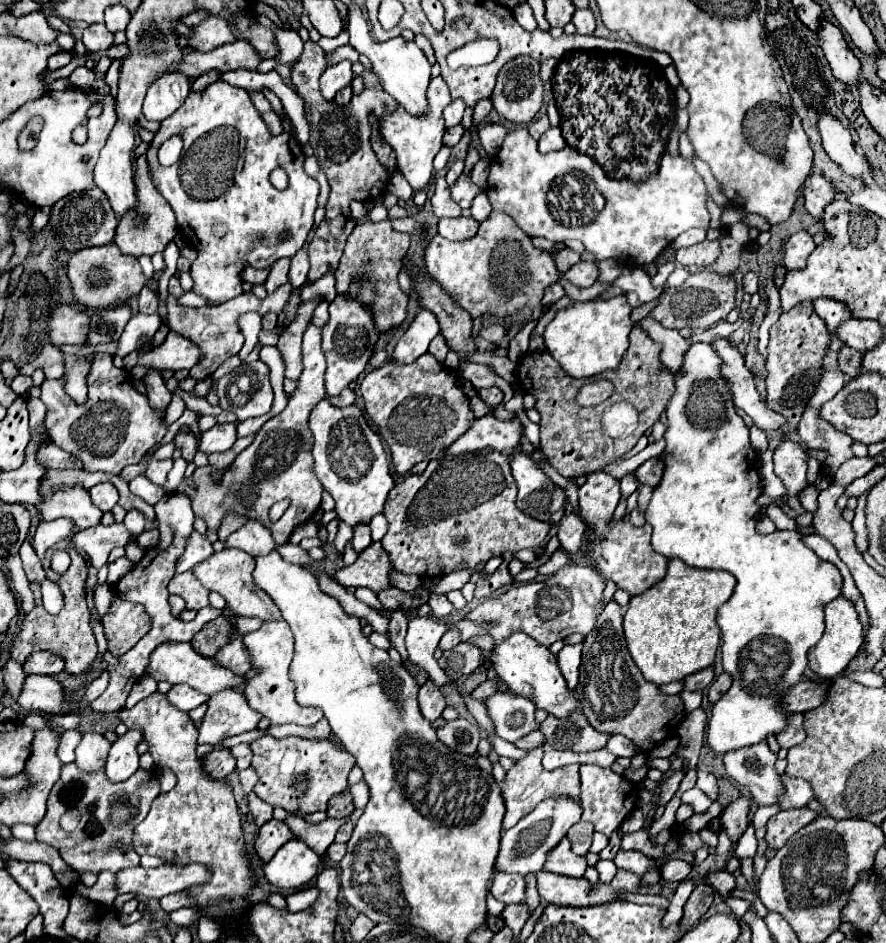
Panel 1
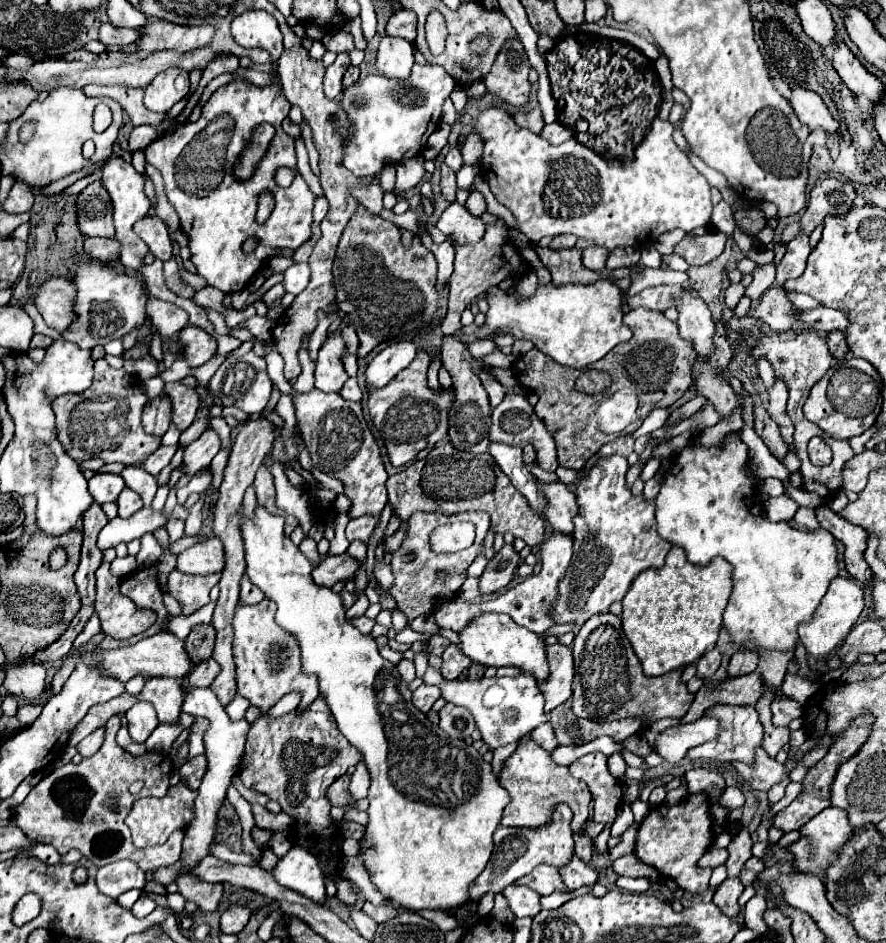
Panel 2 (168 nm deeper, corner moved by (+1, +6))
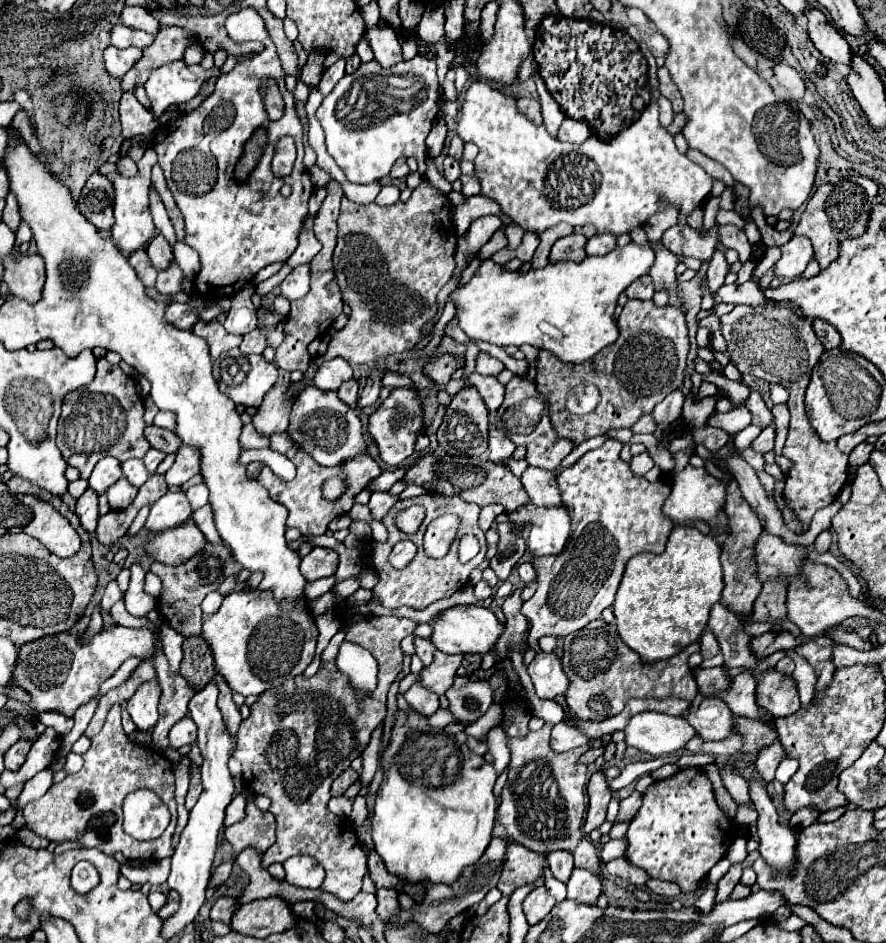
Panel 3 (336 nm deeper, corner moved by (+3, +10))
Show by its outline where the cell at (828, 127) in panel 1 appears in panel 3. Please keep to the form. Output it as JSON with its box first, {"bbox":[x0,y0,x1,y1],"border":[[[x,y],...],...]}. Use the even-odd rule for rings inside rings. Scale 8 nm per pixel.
{"bbox":[773,63,805,101],"border":[[[777,63],[777,65],[773,67],[773,73],[775,73],[779,85],[789,91],[789,97],[791,97],[793,101],[803,99],[803,95],[805,95],[805,83],[803,83],[801,75],[799,75],[793,67],[789,67],[789,65],[785,65],[785,63]]]}

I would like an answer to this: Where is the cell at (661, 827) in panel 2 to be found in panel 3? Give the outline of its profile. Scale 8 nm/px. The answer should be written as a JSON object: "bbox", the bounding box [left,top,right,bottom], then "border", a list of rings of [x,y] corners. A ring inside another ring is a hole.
{"bbox":[625,767,735,893],"border":[[[685,767],[685,769],[679,769],[675,775],[671,775],[669,779],[655,781],[653,785],[647,787],[647,791],[643,793],[643,805],[637,811],[637,815],[633,817],[633,821],[629,823],[629,831],[627,831],[629,847],[625,851],[625,857],[631,861],[631,865],[645,869],[649,873],[649,877],[677,883],[681,887],[681,891],[687,893],[687,891],[695,891],[699,887],[701,879],[709,873],[709,869],[719,859],[725,857],[733,839],[735,839],[735,825],[719,809],[715,795],[713,795],[711,781],[705,775],[705,769],[703,767]]]}

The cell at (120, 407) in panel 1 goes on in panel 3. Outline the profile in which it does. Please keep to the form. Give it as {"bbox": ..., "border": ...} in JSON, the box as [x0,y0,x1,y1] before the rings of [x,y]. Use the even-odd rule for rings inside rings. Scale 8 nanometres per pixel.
{"bbox":[57,359,149,479],"border":[[[99,359],[93,383],[71,391],[63,401],[63,411],[57,429],[57,447],[65,461],[79,469],[81,479],[87,479],[95,463],[107,455],[127,461],[131,457],[145,457],[149,443],[143,435],[143,399],[137,395],[135,381],[127,377],[119,365]]]}

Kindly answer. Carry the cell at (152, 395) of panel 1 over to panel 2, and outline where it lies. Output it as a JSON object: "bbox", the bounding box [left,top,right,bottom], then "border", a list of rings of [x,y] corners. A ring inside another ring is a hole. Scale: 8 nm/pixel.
{"bbox":[143,395,173,437],"border":[[[163,395],[163,397],[151,399],[143,409],[143,427],[145,427],[145,431],[151,433],[151,435],[161,437],[169,429],[171,409],[173,409],[171,397]]]}

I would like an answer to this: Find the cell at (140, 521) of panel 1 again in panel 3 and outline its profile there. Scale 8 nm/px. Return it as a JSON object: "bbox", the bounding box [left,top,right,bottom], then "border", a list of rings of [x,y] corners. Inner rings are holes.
{"bbox":[105,477,137,511],"border":[[[121,477],[117,483],[113,483],[107,491],[105,491],[107,499],[109,499],[109,507],[113,511],[121,511],[125,507],[129,507],[137,495],[137,489],[133,485],[129,485],[129,481],[125,477]]]}

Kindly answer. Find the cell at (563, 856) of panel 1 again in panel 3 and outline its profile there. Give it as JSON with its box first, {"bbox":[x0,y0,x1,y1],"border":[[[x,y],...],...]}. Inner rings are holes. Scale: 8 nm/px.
{"bbox":[567,869,603,905],"border":[[[573,869],[573,875],[567,883],[567,897],[581,901],[585,905],[595,905],[603,893],[601,881],[587,869]]]}

